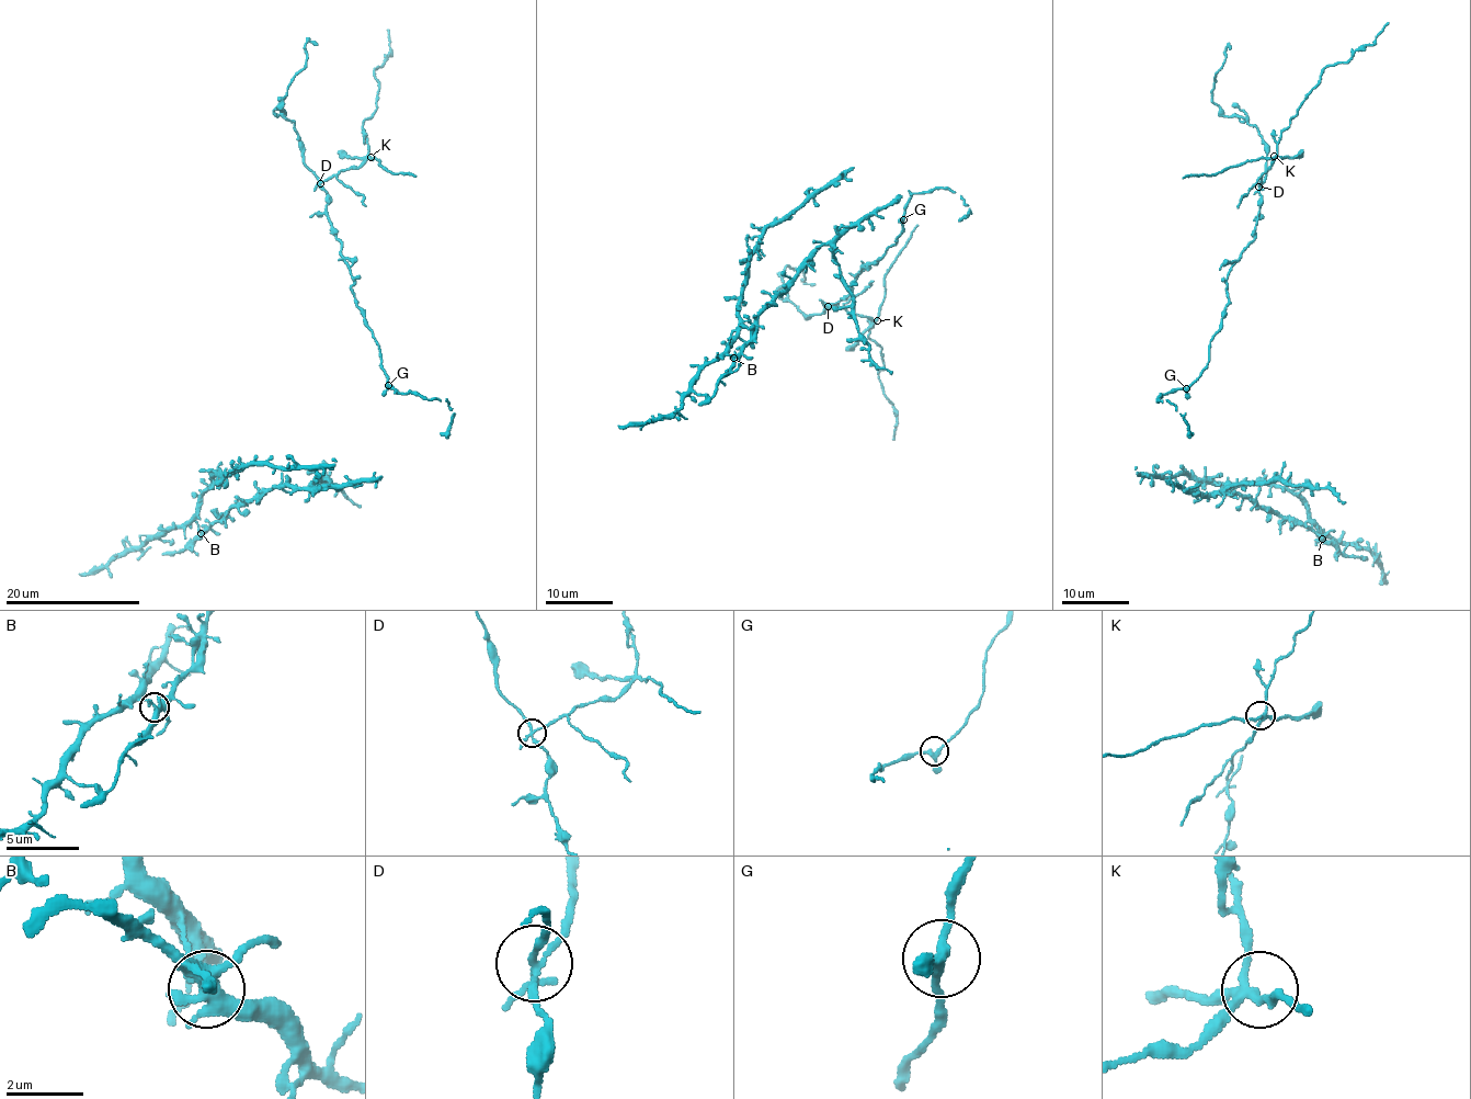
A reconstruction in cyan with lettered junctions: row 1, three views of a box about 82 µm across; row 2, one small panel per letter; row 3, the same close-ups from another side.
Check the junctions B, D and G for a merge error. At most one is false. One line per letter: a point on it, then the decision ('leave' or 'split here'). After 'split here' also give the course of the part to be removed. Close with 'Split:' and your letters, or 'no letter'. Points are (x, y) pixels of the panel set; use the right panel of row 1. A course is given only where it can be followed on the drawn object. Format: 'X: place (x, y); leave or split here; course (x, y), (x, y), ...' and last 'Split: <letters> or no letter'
B: place (1322, 539); leave
D: place (1258, 187); split here; course (1259, 185), (1261, 177), (1277, 156), (1280, 133), (1322, 71), (1370, 46), (1389, 22)
G: place (1186, 388); leave
Split: D

